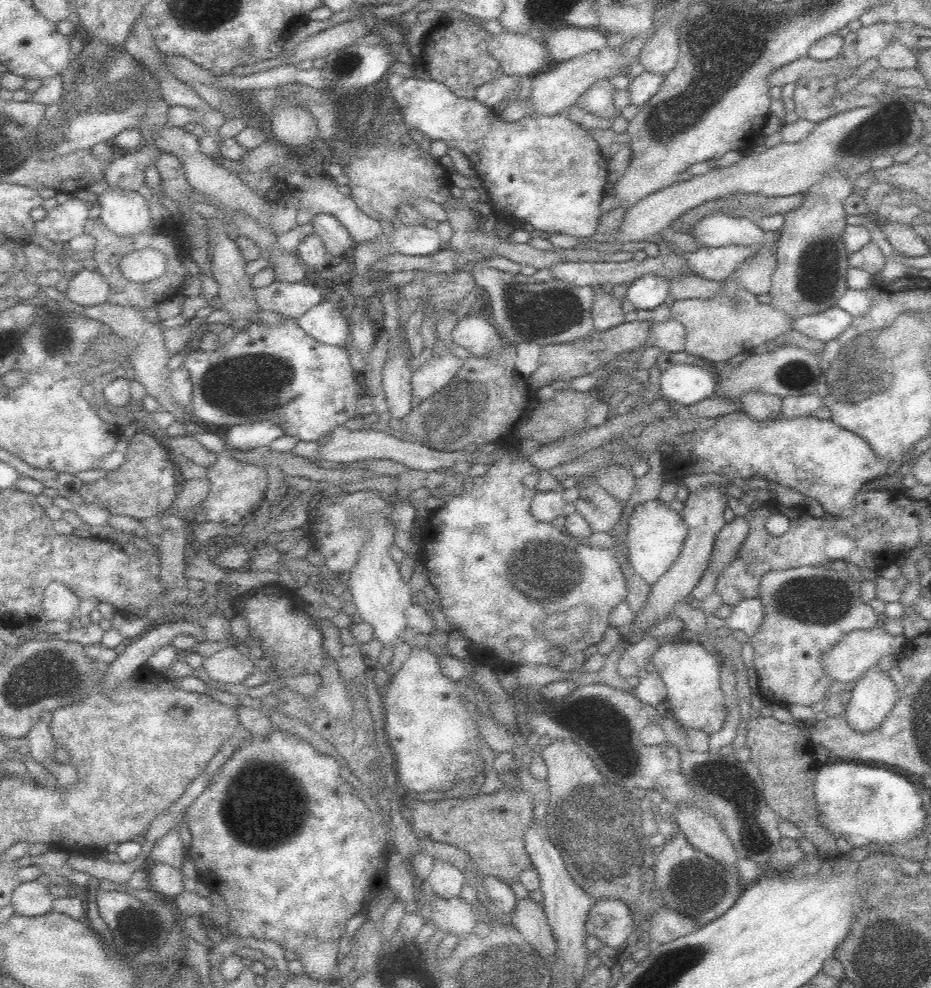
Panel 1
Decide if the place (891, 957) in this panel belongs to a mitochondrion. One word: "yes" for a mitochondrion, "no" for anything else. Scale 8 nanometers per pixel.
yes

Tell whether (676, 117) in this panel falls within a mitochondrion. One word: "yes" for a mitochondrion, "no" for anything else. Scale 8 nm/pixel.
yes

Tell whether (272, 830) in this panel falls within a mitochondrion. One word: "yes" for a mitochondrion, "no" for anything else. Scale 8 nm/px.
yes

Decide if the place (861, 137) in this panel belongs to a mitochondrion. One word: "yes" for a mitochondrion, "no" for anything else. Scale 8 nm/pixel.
yes

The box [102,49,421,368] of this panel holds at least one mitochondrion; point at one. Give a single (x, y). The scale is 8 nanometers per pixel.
(359, 119)

